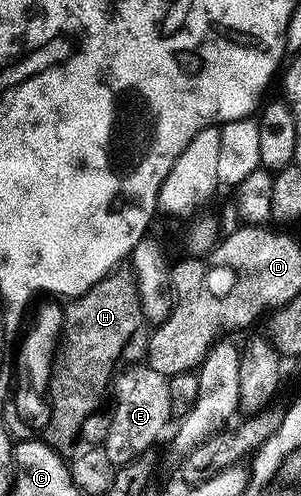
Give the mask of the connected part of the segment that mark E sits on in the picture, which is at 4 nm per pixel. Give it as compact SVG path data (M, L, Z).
M145 363L121 371L122 369L116 374L117 381L115 379L113 383L116 403L103 441L106 456L116 465L131 463L144 456L173 415L169 401L168 376L157 373Z

